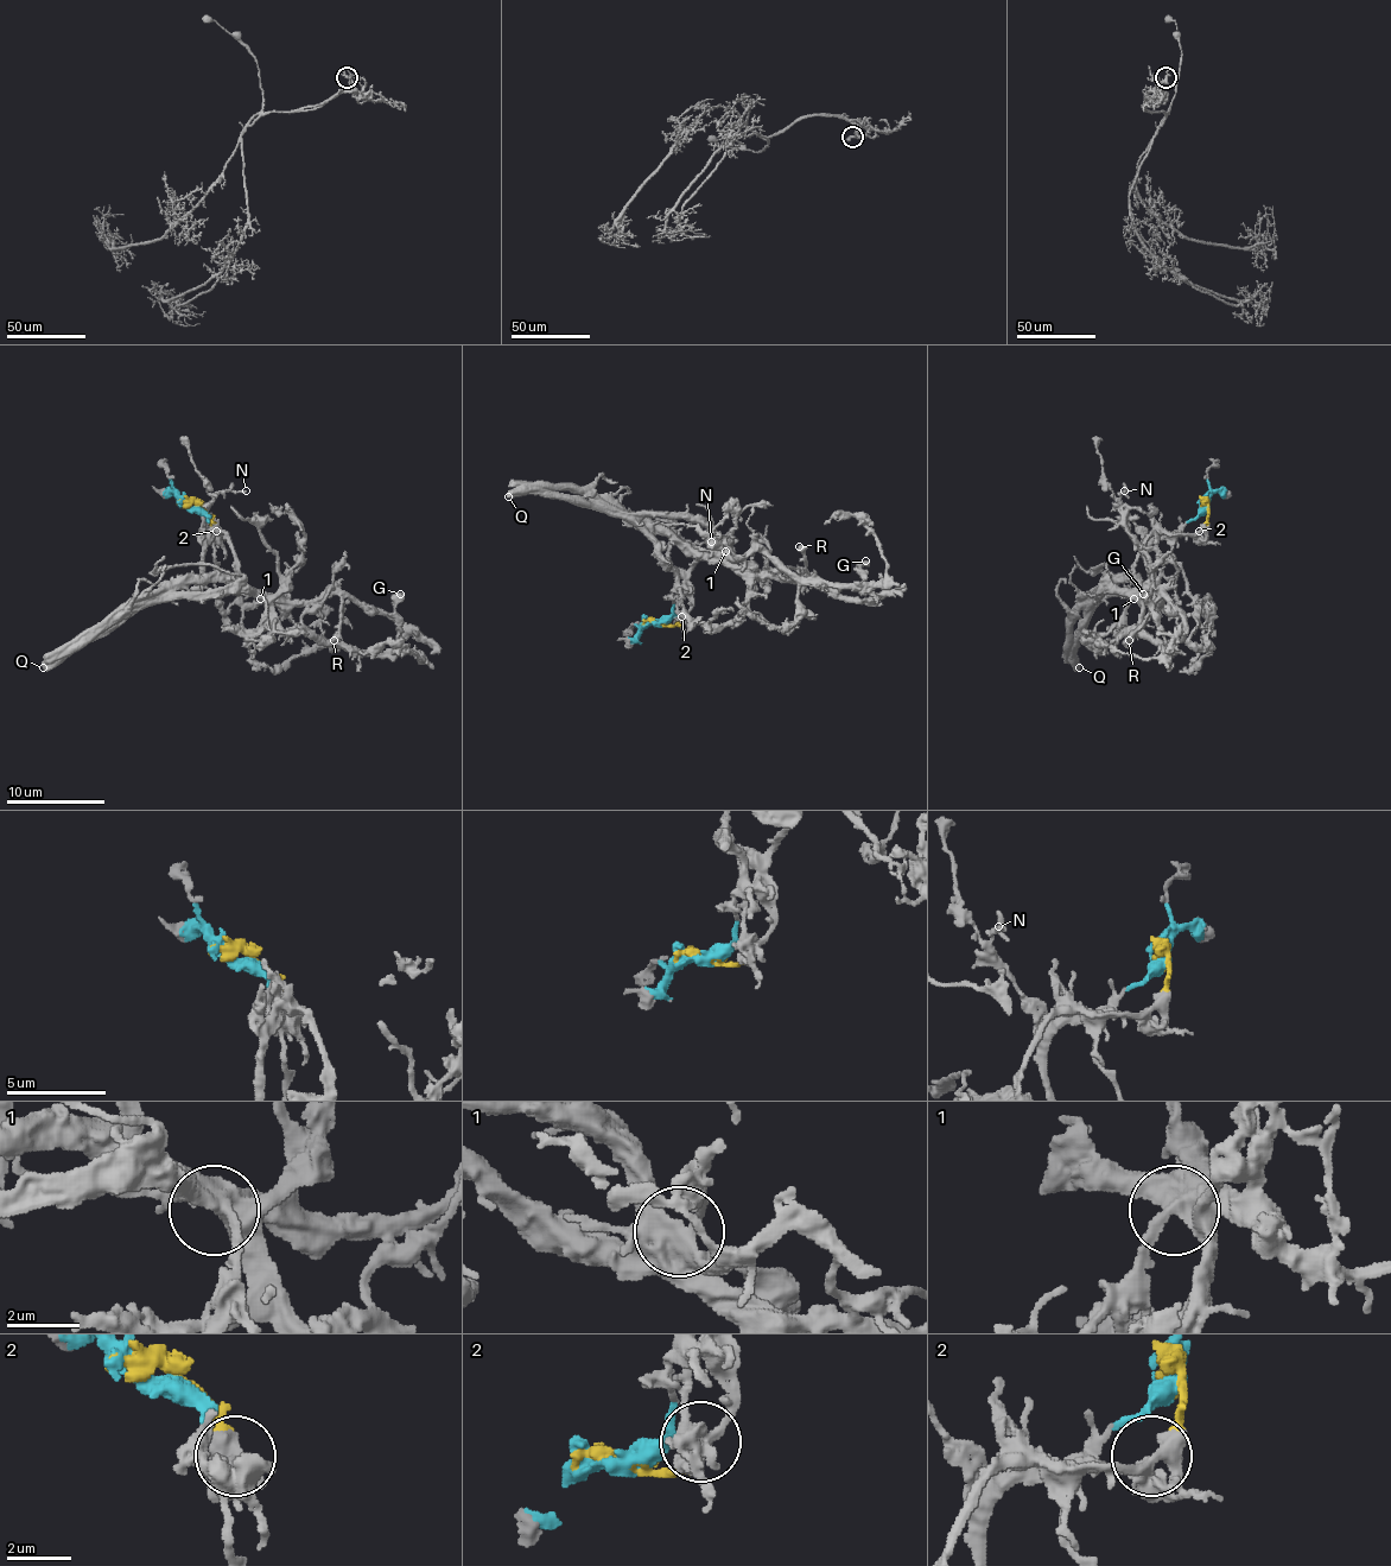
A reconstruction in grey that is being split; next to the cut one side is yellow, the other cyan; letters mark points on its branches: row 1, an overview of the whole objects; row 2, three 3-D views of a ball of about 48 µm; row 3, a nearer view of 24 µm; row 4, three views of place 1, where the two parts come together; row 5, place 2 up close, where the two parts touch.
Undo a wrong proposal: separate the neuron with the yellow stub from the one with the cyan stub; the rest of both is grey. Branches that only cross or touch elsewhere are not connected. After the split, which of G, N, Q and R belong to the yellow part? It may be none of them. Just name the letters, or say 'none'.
R

